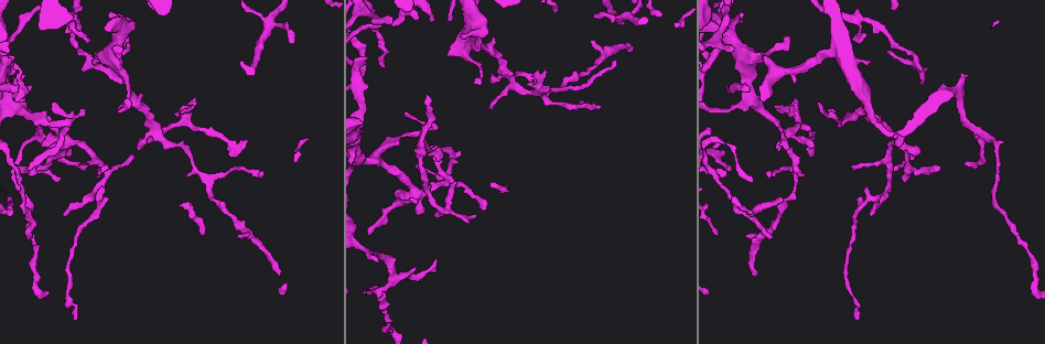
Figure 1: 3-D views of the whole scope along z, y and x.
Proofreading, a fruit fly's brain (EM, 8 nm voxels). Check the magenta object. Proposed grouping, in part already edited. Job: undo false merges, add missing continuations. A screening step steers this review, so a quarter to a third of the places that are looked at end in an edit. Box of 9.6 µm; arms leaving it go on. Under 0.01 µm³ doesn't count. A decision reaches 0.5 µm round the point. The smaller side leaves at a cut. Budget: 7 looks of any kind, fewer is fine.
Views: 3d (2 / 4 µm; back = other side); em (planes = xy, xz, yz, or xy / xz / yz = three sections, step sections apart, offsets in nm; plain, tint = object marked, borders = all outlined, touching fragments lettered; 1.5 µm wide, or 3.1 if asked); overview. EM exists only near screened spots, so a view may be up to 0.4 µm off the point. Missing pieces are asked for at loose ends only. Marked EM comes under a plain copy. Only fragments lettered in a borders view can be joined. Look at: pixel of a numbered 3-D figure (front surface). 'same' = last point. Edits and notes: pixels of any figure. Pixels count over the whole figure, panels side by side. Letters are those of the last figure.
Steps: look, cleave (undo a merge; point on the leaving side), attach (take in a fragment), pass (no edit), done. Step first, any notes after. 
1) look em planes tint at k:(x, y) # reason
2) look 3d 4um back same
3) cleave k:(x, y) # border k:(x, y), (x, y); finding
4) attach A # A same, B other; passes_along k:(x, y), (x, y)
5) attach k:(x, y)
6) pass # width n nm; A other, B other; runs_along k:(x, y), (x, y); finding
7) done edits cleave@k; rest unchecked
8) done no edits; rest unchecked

look 3d 4um at 1:(754, 276) # free end

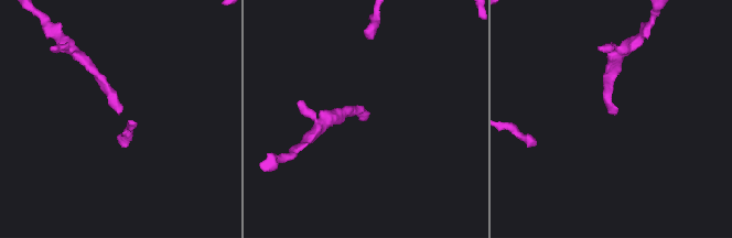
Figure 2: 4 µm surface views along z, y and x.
look em xy step 8 tint at 2:(118, 114)

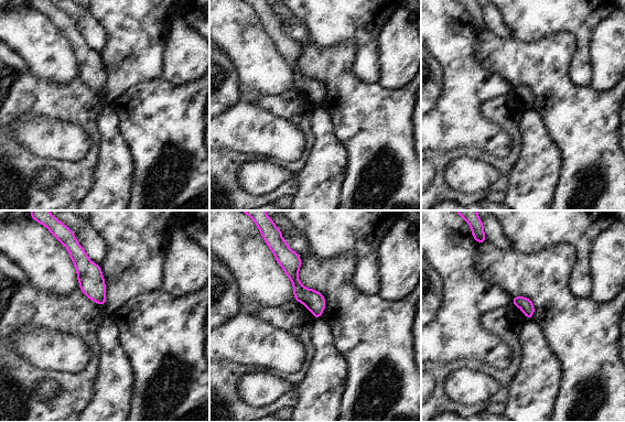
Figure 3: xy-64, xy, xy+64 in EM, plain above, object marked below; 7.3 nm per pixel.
look em planes borders same # another direction

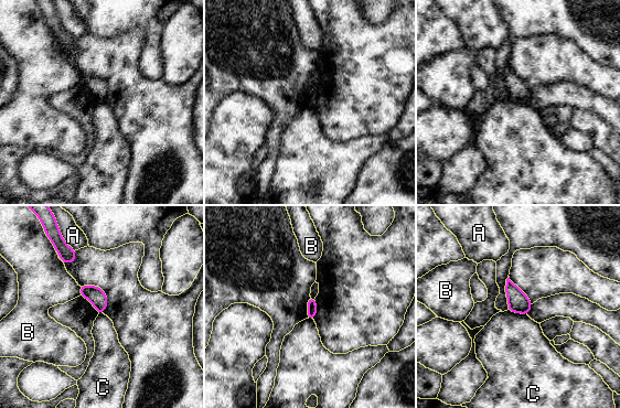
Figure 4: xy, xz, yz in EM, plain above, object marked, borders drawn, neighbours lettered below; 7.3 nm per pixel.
pass # A other, B other, C other; border 4:(508, 310), (514, 313), (526, 314); no lettered fragment goes on from it

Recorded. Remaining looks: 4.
look 3d 2um at 1:(263, 173) # thin end

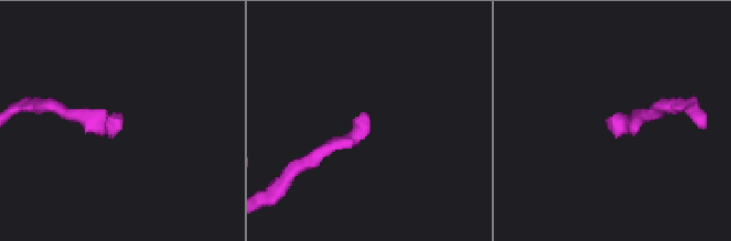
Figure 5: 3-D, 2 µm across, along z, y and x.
look em yz step 8 borders at 5:(364, 112) # need the tissue

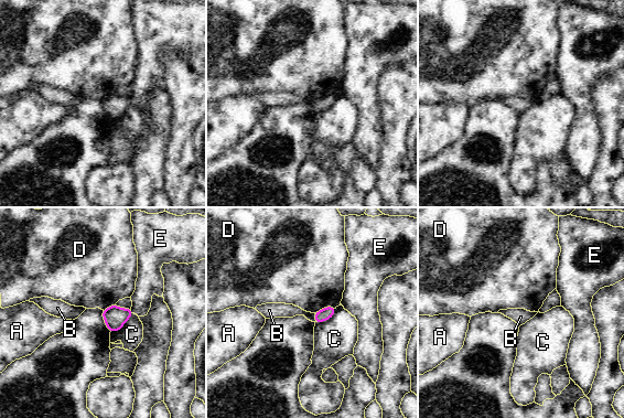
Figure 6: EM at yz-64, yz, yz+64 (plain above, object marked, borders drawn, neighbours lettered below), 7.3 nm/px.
look em planes borders same

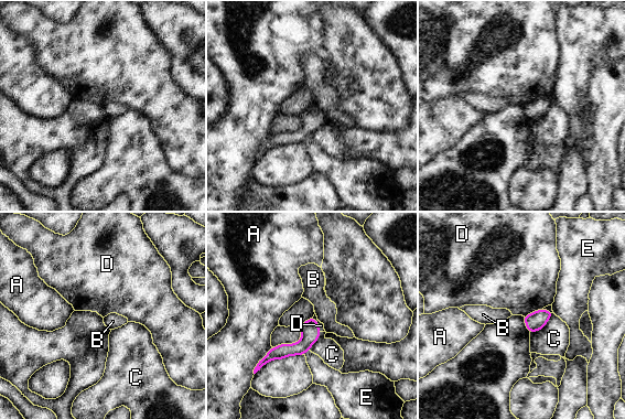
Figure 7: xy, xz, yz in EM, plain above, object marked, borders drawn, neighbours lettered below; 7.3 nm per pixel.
pass # longest_contact C 220 nm; A other, B other, C other, D other, E other; no lettered fragment goes on from it

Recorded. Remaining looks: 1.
done no edits; rest unchecked

